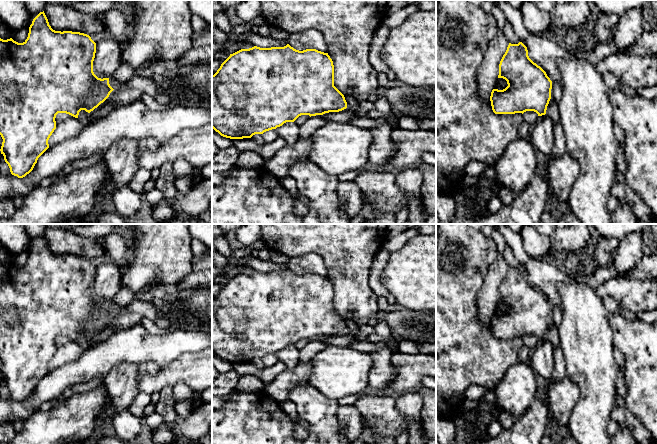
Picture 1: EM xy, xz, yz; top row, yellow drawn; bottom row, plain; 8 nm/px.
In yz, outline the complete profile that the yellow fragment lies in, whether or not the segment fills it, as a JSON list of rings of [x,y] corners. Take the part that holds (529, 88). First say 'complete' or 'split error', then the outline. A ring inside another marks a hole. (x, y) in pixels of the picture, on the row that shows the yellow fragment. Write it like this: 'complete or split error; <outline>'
complete; [[[522,42],[509,43],[499,64],[498,78],[505,79],[508,86],[491,92],[490,101],[495,114],[523,114],[526,111],[534,111],[538,116],[546,114],[552,81],[529,58]]]

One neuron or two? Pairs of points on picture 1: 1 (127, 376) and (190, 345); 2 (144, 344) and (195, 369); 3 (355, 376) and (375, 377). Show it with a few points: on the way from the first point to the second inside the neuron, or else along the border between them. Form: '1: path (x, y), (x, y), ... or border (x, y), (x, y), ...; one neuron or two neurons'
1: border (137, 363), (121, 362), (114, 366); two neurons
2: border (196, 351), (183, 352), (166, 365), (158, 368); two neurons
3: border (368, 353), (372, 366), (367, 384); two neurons

